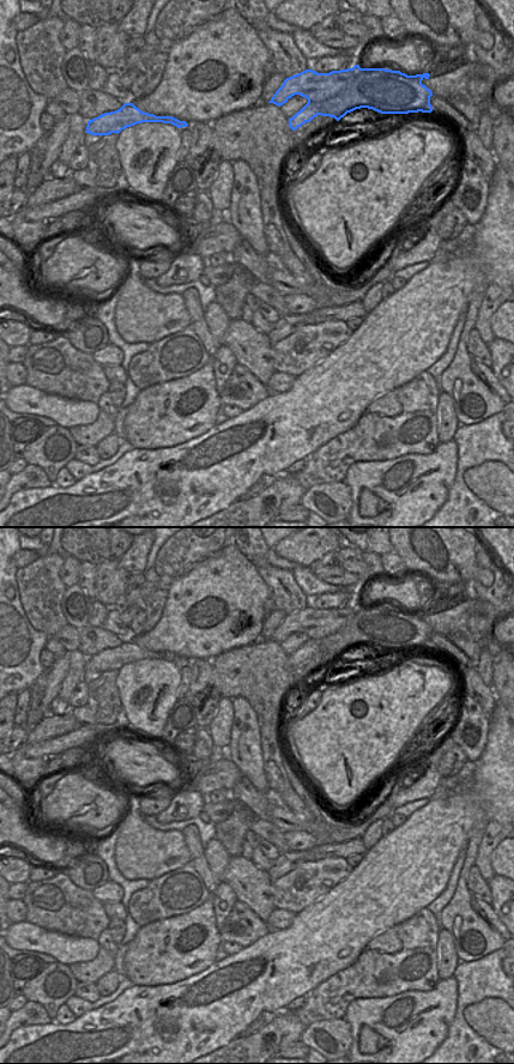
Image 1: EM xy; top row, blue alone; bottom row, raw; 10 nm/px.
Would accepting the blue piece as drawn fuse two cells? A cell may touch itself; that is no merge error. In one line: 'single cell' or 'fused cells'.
fused cells

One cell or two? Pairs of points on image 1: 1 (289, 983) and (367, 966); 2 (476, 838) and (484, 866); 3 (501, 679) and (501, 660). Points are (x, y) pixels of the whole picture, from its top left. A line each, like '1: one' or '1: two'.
1: two
2: two
3: one

